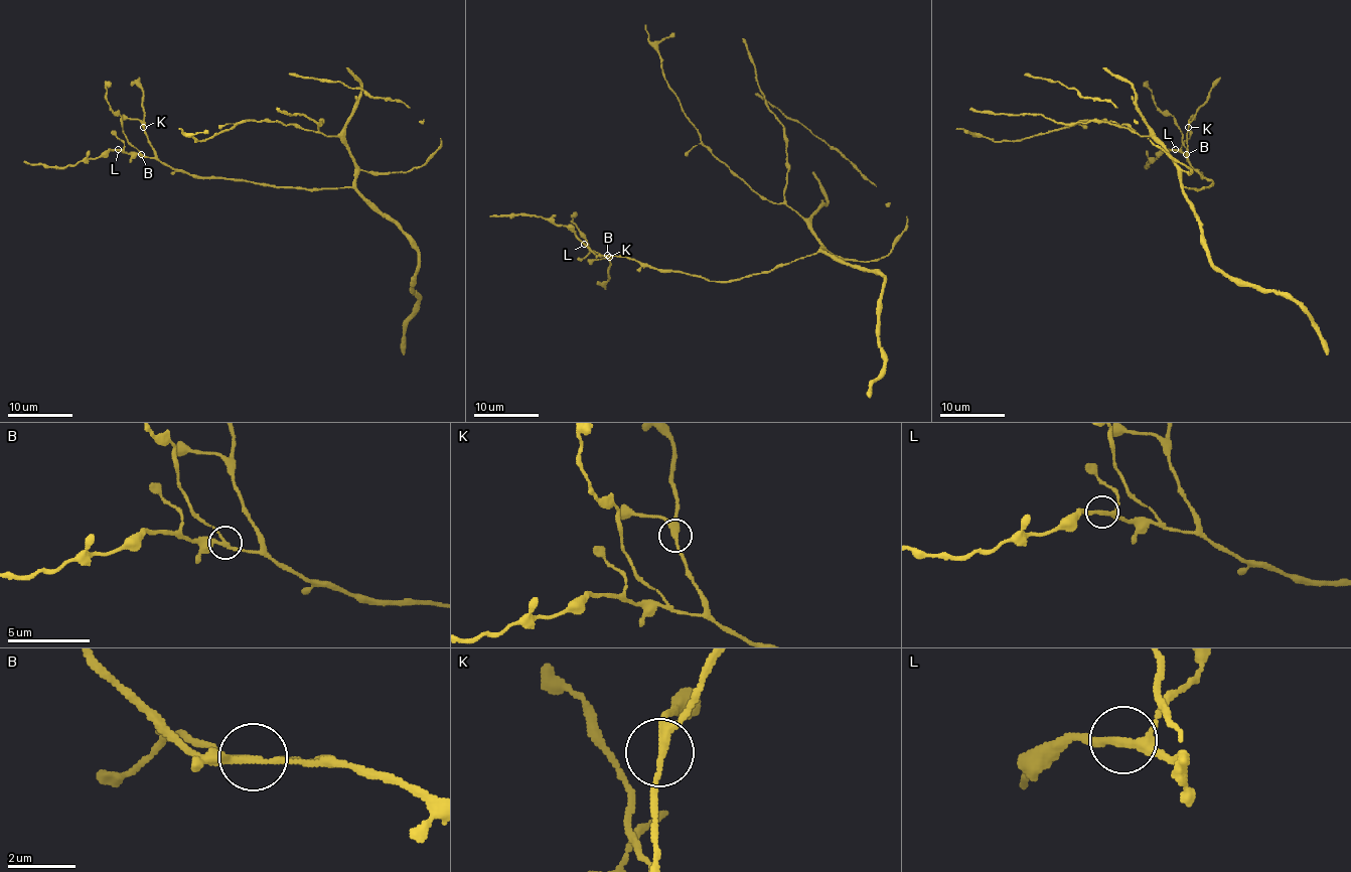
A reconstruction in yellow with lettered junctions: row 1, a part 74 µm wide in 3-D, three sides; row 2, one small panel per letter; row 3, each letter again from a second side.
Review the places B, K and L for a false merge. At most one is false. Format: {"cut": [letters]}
{"cut": ["B"]}

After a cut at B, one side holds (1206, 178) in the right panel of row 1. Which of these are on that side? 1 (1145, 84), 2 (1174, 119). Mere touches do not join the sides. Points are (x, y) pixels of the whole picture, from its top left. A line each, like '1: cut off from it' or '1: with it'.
1: cut off from it
2: cut off from it

